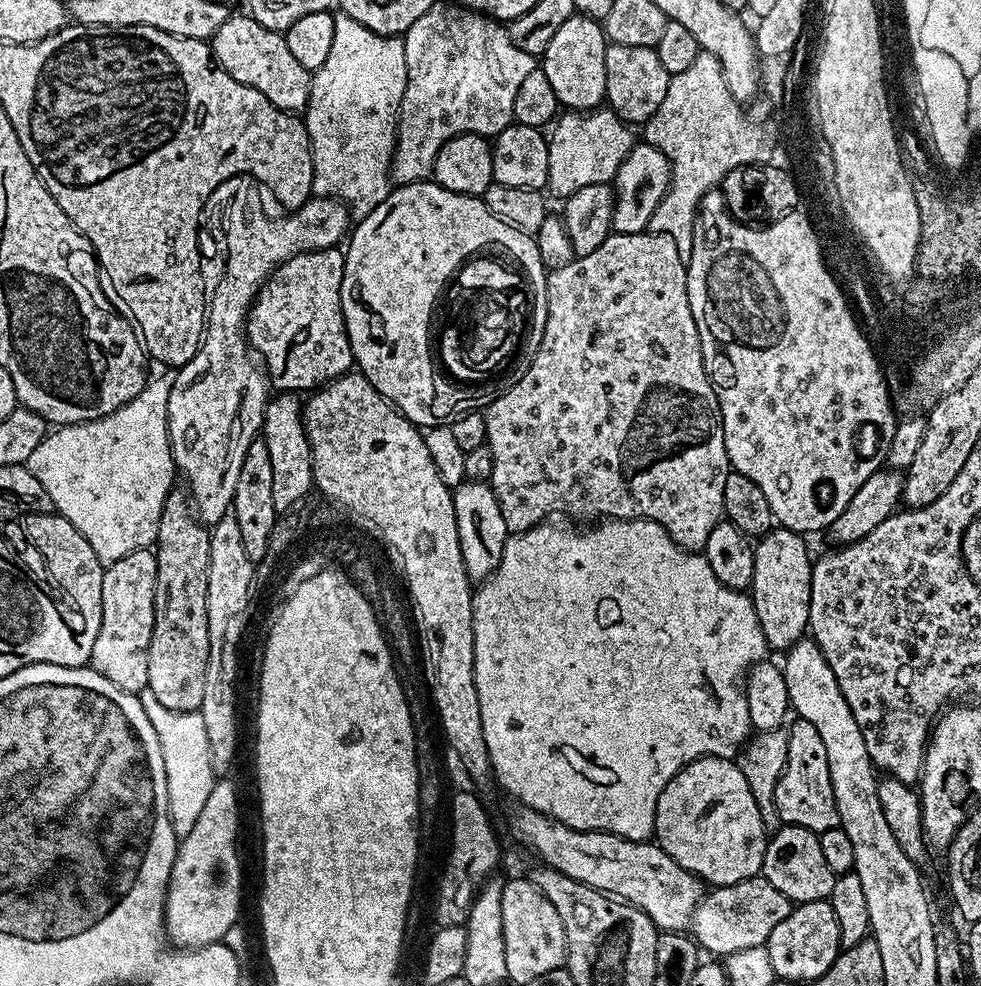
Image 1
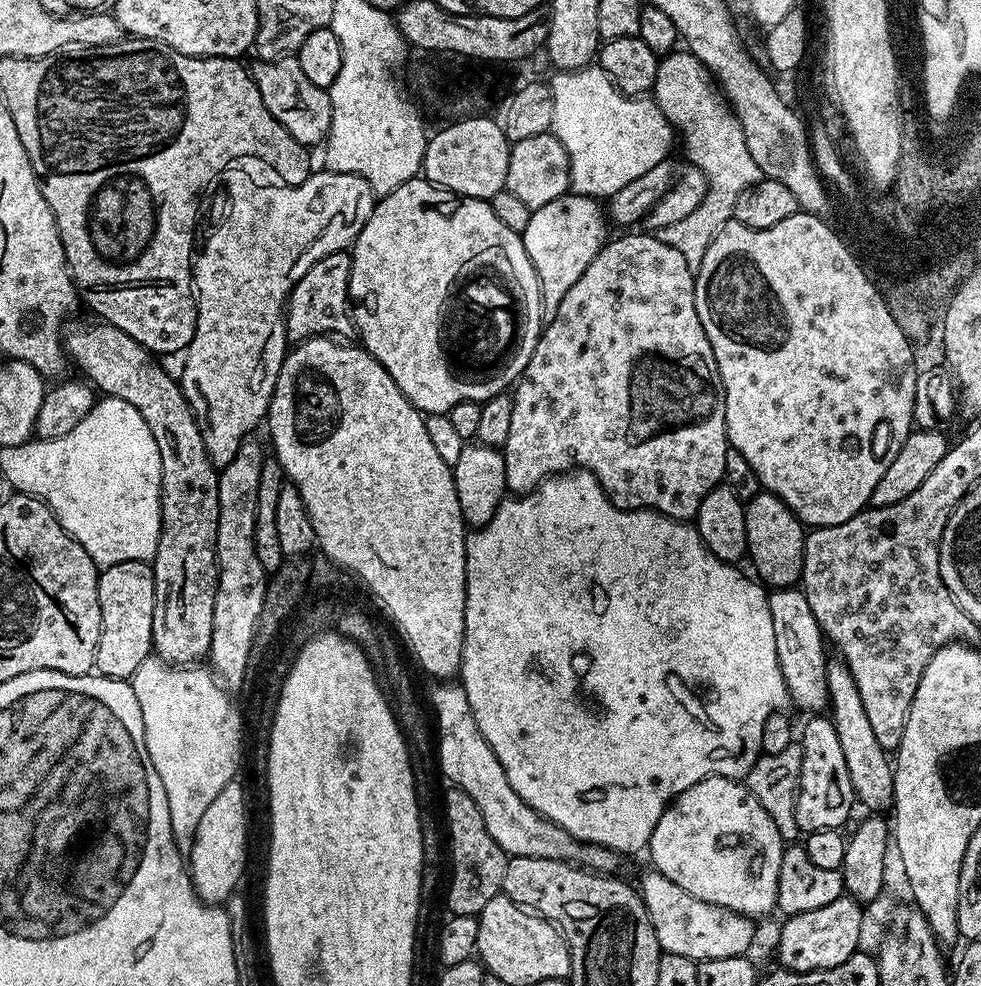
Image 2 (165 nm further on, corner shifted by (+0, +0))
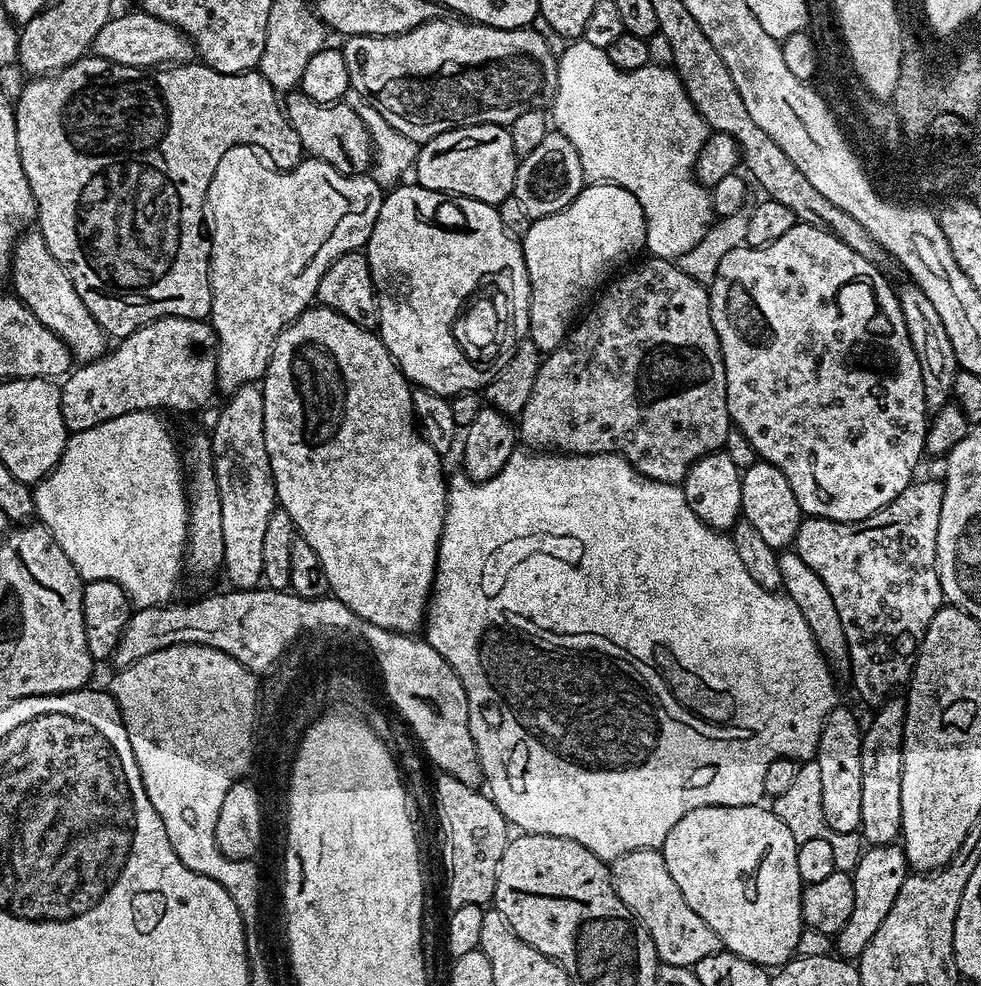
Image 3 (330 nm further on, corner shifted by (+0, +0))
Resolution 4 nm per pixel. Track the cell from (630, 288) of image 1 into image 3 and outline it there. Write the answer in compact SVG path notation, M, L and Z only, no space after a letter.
M644 258L632 267L624 270L629 272L621 271L607 281L606 287L595 297L591 307L568 329L563 342L541 359L538 378L534 378L534 390L530 390L530 398L518 417L518 436L523 443L525 440L528 443L525 445L532 450L555 450L557 453L573 456L597 454L623 456L647 480L657 480L663 484L680 484L686 478L690 466L698 462L698 458L711 452L721 451L726 442L730 421L726 402L726 370L720 349L720 339L714 330L714 322L710 318L708 288L699 284L694 278L690 278L690 274L683 272L679 263Z

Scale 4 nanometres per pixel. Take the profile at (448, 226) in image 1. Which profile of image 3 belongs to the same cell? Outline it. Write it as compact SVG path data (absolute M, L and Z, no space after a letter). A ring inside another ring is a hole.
M415 182L406 183L393 187L385 195L382 210L378 210L374 230L366 245L380 319L378 335L388 353L392 355L392 359L400 367L400 373L407 378L409 385L425 388L434 394L449 398L463 392L475 392L483 389L486 383L485 377L480 377L481 369L467 360L456 345L452 324L468 297L472 295L474 286L488 278L483 276L488 276L491 272L504 272L507 269L512 275L512 286L509 286L508 293L512 301L513 317L520 322L527 321L530 286L528 271L524 265L524 254L521 245L509 236L508 231L502 226L497 205L478 202L465 196L446 199L445 193L426 190ZM443 216L449 216L449 226L456 228L453 232L444 228Z

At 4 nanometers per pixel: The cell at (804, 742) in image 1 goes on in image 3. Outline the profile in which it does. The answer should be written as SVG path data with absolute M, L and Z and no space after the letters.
M834 706L822 726L815 760L822 773L822 814L829 832L846 834L860 827L862 818L862 724L848 708Z

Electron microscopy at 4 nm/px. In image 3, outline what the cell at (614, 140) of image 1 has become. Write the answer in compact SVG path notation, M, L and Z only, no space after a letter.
M576 38L556 62L556 94L550 101L550 120L555 131L570 138L578 150L585 181L622 186L638 198L646 218L647 255L658 260L679 261L682 254L694 250L714 223L712 197L696 178L696 159L708 140L710 129L702 114L690 102L675 68L648 63L638 70L623 72L610 62L607 51Z

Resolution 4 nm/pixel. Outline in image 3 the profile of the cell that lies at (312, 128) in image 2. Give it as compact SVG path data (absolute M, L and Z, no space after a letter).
M293 90L283 97L282 107L311 159L326 162L347 176L363 176L373 167L372 139L362 118L347 102L319 104L314 98L306 98L304 92Z

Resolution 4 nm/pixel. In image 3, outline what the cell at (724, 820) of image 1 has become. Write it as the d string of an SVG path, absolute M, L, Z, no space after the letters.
M751 804L691 808L674 822L670 834L666 834L662 851L666 870L670 870L670 878L674 878L678 890L682 890L689 913L695 919L697 916L710 931L716 932L727 951L776 970L796 956L798 938L805 929L796 846L794 834L786 830L786 822L782 822L771 807Z

